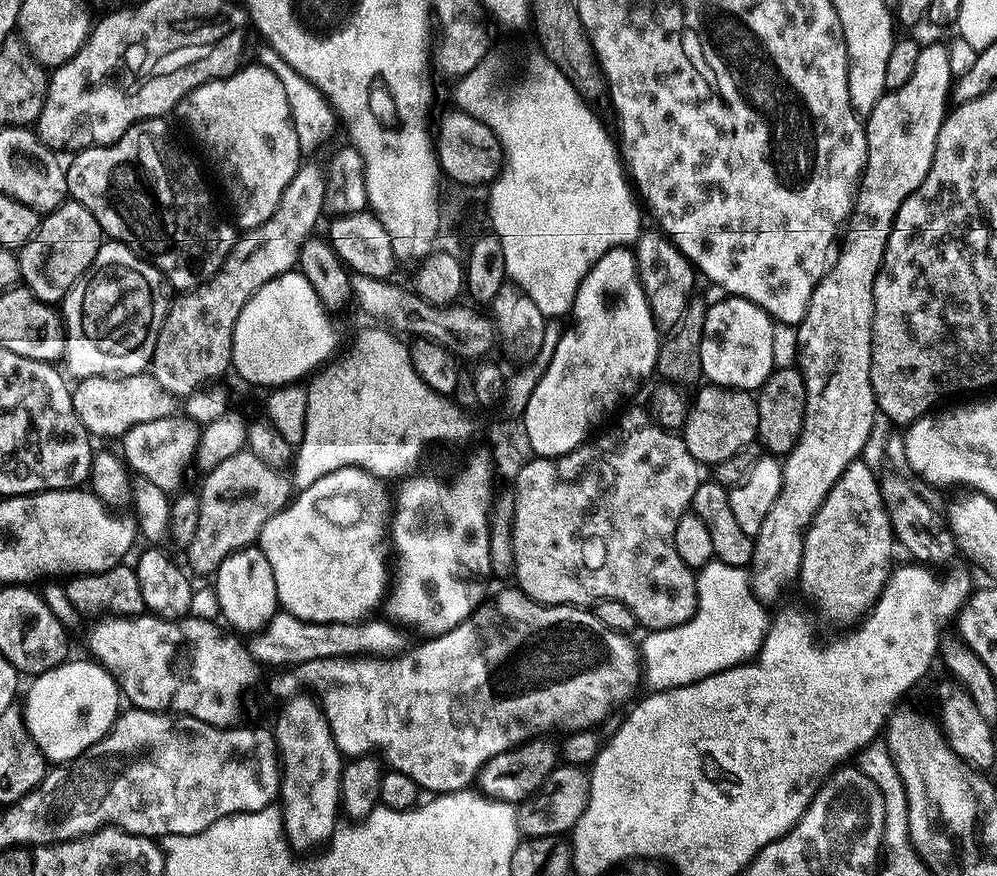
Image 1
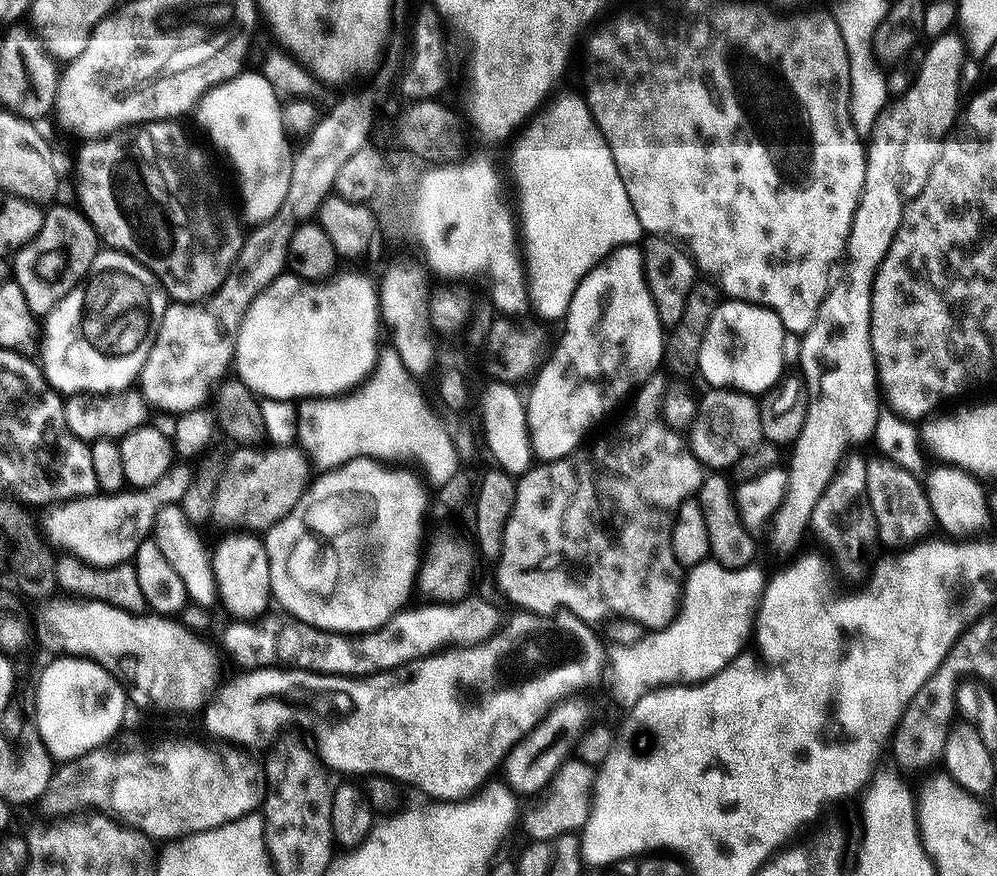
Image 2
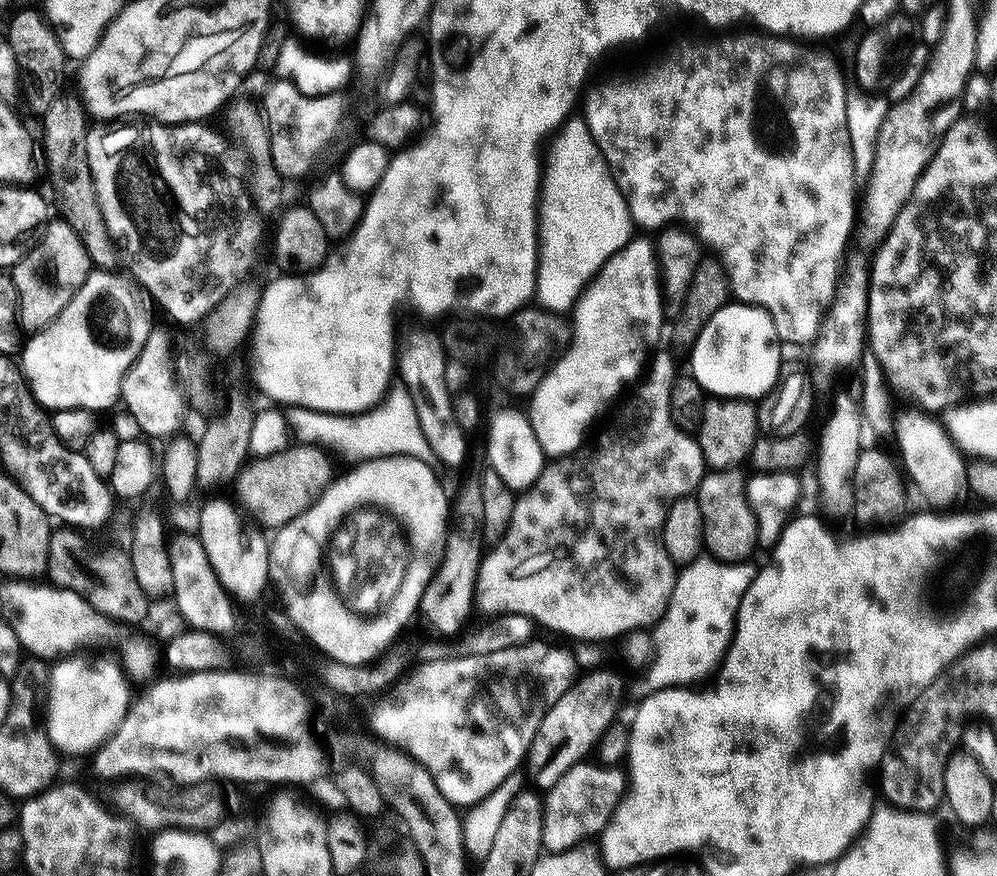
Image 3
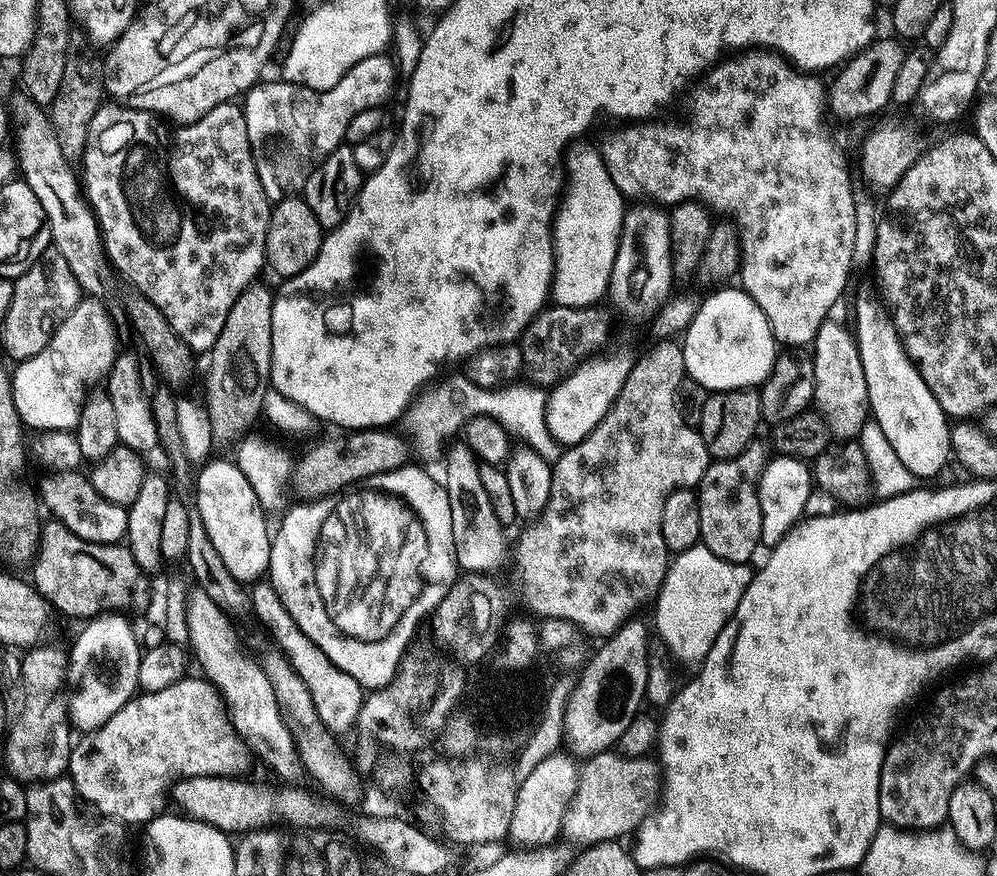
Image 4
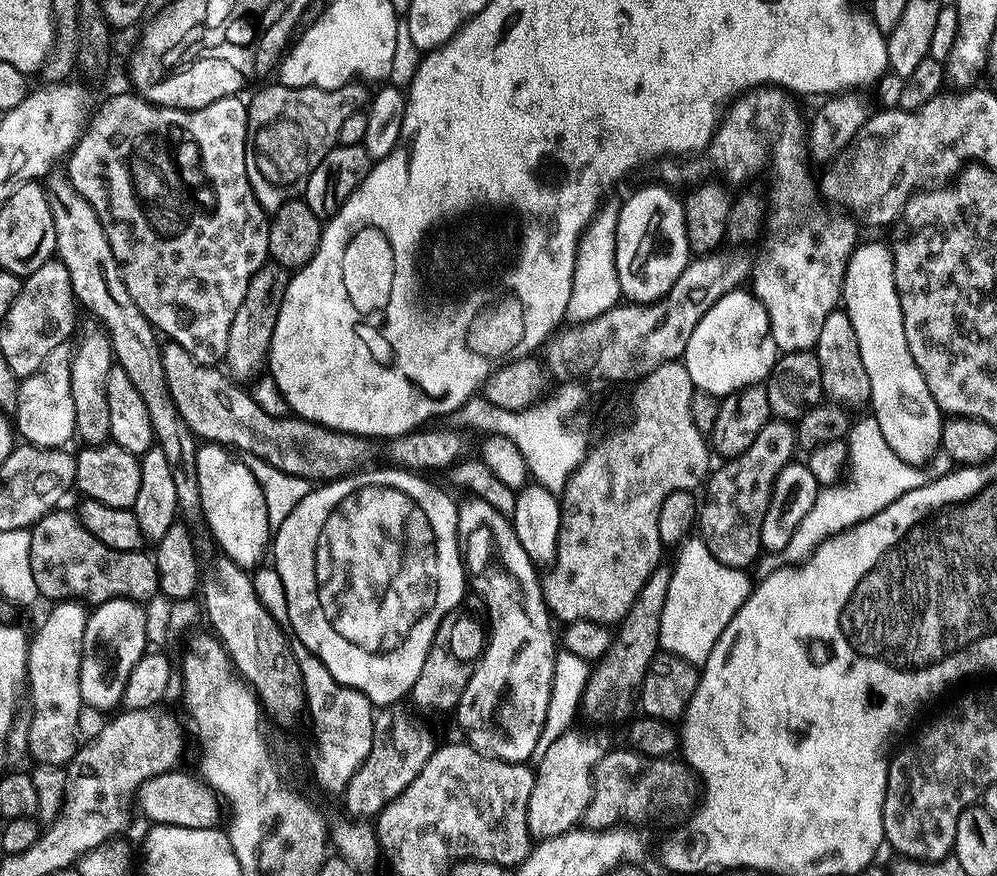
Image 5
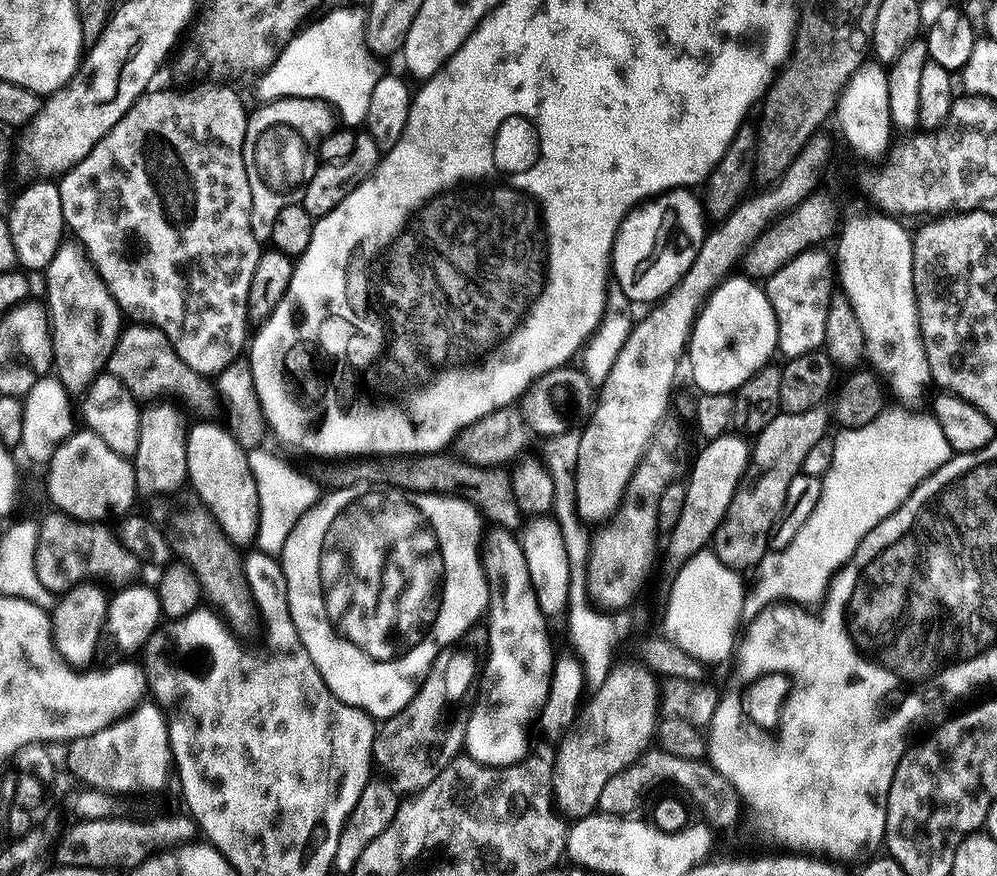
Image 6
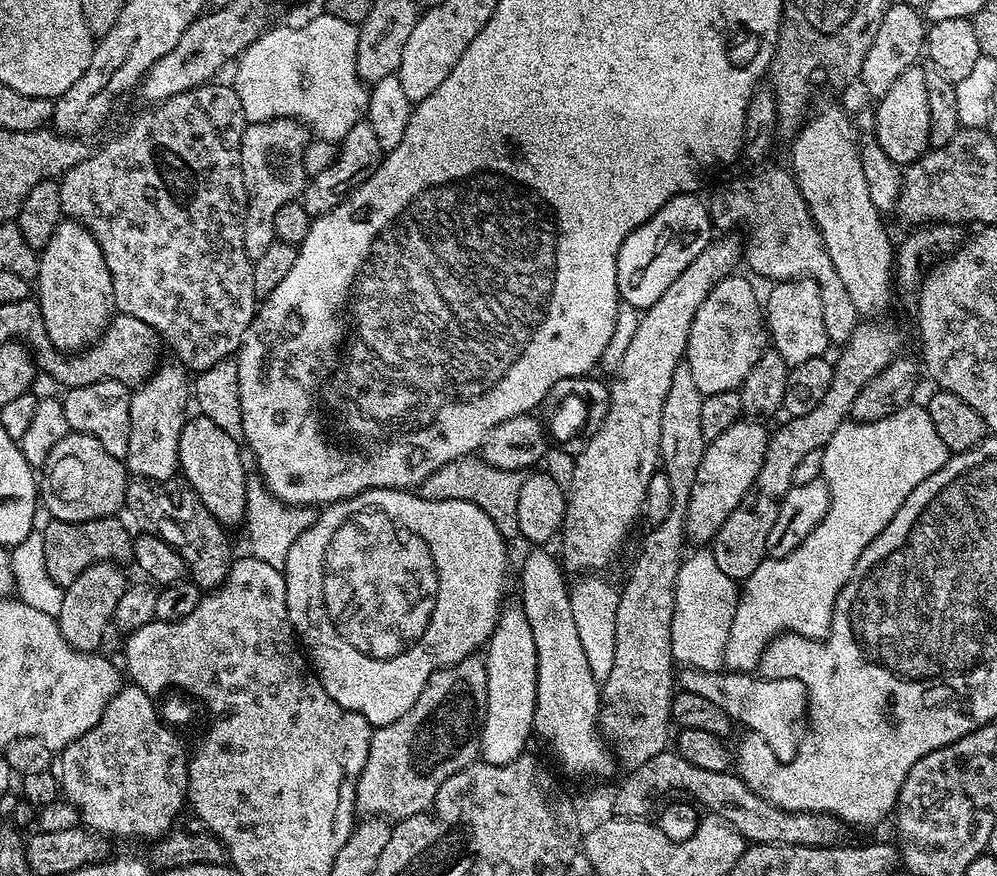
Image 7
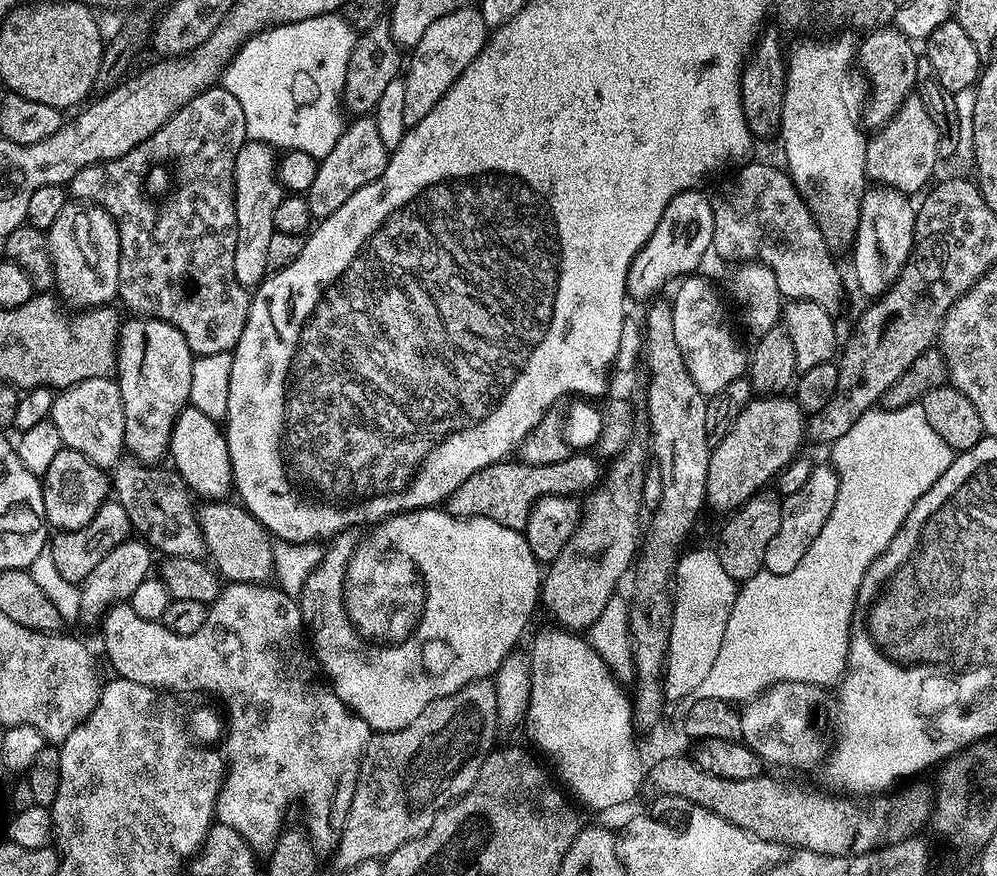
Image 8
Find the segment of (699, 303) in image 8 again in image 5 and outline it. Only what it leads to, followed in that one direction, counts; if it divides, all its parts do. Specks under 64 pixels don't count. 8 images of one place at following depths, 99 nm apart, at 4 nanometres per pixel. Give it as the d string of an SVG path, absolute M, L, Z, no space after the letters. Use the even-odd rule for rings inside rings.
M737 290L718 298L718 302L702 314L702 322L694 326L694 334L690 334L690 342L686 342L682 363L690 374L693 389L723 398L739 388L767 381L777 355L762 302L751 291Z

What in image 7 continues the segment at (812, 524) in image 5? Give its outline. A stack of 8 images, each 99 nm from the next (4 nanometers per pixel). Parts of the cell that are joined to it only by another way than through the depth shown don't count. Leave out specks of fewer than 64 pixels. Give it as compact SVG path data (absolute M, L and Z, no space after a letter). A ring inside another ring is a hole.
M916 407L903 408L894 414L890 414L890 418L882 418L878 422L866 422L865 424L845 422L842 426L838 426L838 430L834 430L834 438L830 438L830 442L822 450L822 479L828 483L828 489L830 490L830 506L826 510L826 518L822 518L822 522L818 522L818 526L814 526L812 533L793 552L777 560L766 558L758 566L758 570L754 570L754 574L750 574L750 578L743 581L736 598L734 622L730 622L730 634L726 638L726 646L724 647L723 667L727 671L751 673L759 665L760 657L763 656L764 651L768 649L769 639L786 632L795 632L796 635L805 636L811 640L827 638L828 633L832 631L832 615L834 614L836 599L842 590L842 586L846 586L846 582L850 578L862 550L866 550L866 546L870 546L870 542L874 542L874 538L878 538L878 534L882 534L882 530L886 530L890 518L894 518L894 514L898 514L898 506L902 506L902 502L906 502L910 490L914 490L914 486L926 482L926 478L930 478L930 474L937 472L948 461L949 450L942 442L942 438L938 438L938 430L934 430L934 422L930 422L927 407Z

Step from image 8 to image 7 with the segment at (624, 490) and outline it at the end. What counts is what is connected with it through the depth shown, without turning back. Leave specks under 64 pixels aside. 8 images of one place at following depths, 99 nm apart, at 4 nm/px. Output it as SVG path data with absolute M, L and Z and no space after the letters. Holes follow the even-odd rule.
M720 234L711 240L670 282L666 294L658 298L650 307L643 309L638 330L634 330L634 339L630 341L630 347L622 358L622 366L614 374L616 381L610 384L610 410L602 426L597 432L591 433L580 453L575 453L570 475L572 481L567 482L567 504L562 527L564 536L564 558L562 564L569 573L592 574L596 568L604 568L616 556L616 551L624 544L632 523L642 516L646 490L650 486L650 478L658 471L660 464L660 423L662 422L662 402L666 402L666 394L670 390L670 382L674 378L674 370L685 359L688 350L688 335L690 326L698 312L698 306L706 300L710 290L718 286L720 280L733 275L736 268L742 264L742 240L736 234Z

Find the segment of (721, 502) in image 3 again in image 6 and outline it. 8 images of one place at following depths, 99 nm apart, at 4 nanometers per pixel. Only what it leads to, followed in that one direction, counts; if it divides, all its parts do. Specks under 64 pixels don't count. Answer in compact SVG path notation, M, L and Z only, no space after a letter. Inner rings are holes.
M821 406L805 412L781 411L761 432L755 433L750 444L748 468L736 487L736 493L730 498L716 533L712 535L711 551L727 568L755 569L760 559L770 551L768 535L782 510L782 502L786 502L786 489L796 476L801 475L810 446L825 439L827 432L824 431L828 424L829 409Z

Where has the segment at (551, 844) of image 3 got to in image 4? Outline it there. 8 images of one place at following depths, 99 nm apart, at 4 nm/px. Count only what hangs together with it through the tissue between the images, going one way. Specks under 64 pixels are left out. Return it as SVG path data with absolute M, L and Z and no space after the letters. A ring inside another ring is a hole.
M616 750L587 757L578 772L576 792L560 822L563 839L573 845L591 846L616 842L621 839L619 836L633 833L653 807L652 791L658 788L658 768L650 761L621 756Z

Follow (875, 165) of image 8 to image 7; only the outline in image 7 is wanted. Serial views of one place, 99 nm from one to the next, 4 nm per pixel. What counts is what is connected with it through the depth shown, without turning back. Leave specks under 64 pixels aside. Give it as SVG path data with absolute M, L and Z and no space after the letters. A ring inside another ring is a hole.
M913 66L902 70L898 78L894 78L894 86L886 90L886 94L874 108L875 143L897 166L907 166L920 159L929 151L930 145L930 102L926 98L926 74L924 68Z

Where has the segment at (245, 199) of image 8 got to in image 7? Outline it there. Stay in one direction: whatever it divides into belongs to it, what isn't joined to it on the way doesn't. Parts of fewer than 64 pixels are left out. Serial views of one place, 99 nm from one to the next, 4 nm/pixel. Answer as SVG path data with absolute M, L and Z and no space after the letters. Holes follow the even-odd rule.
M267 120L248 124L240 143L240 163L245 180L244 238L249 259L255 262L277 240L274 217L281 206L293 203L303 193L306 177L302 158L308 145L310 132L299 120Z

